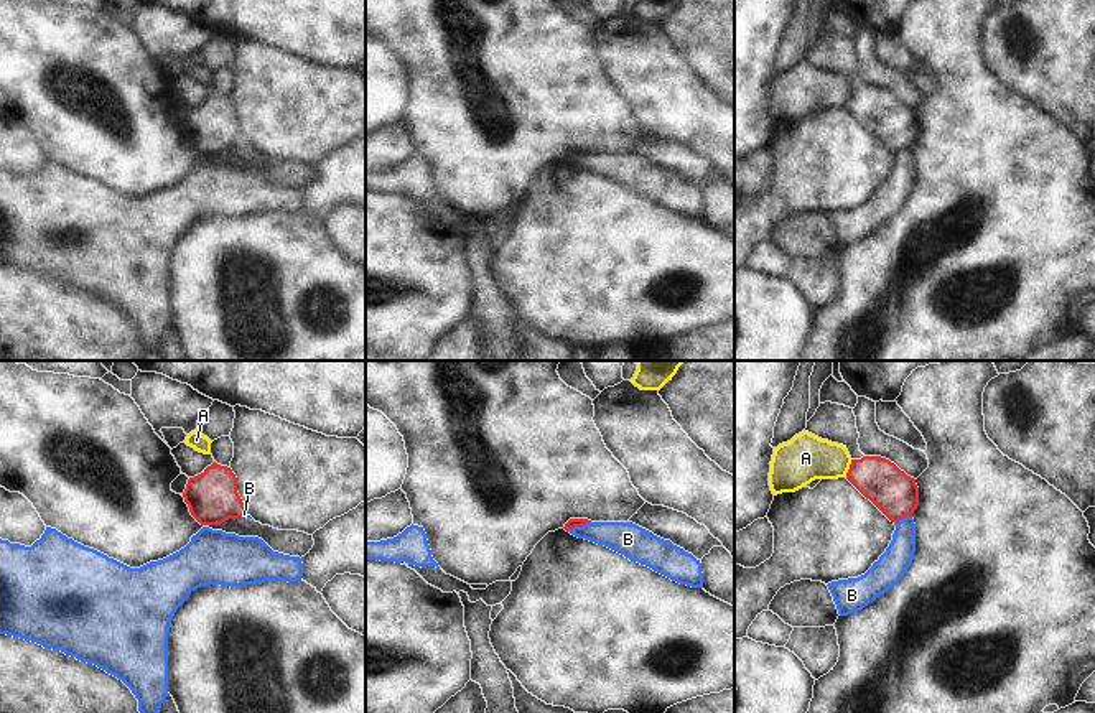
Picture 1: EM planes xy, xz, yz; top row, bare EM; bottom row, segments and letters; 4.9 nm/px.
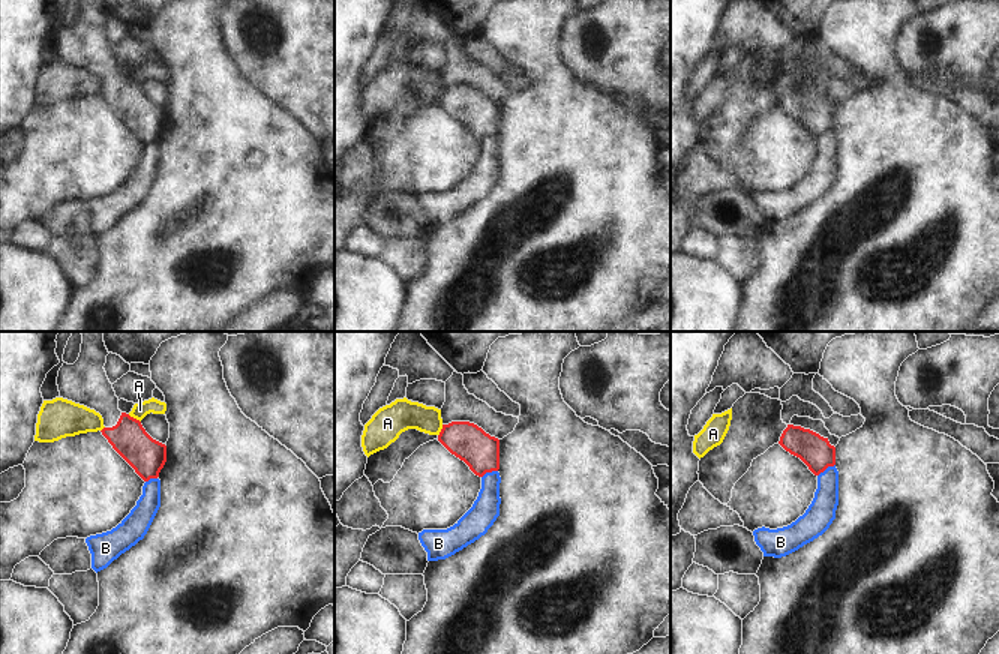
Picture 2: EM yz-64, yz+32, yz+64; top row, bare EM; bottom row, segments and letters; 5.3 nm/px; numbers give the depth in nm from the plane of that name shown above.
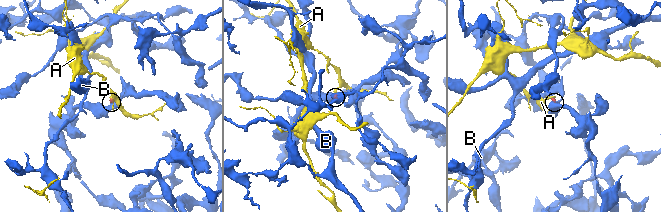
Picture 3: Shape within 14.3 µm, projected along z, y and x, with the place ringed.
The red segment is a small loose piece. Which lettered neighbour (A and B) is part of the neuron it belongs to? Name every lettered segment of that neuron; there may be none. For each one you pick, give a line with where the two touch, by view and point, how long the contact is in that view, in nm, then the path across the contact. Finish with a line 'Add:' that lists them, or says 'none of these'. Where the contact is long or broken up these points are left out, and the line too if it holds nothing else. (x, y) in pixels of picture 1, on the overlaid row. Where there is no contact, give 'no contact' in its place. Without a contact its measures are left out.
Add: none of these

